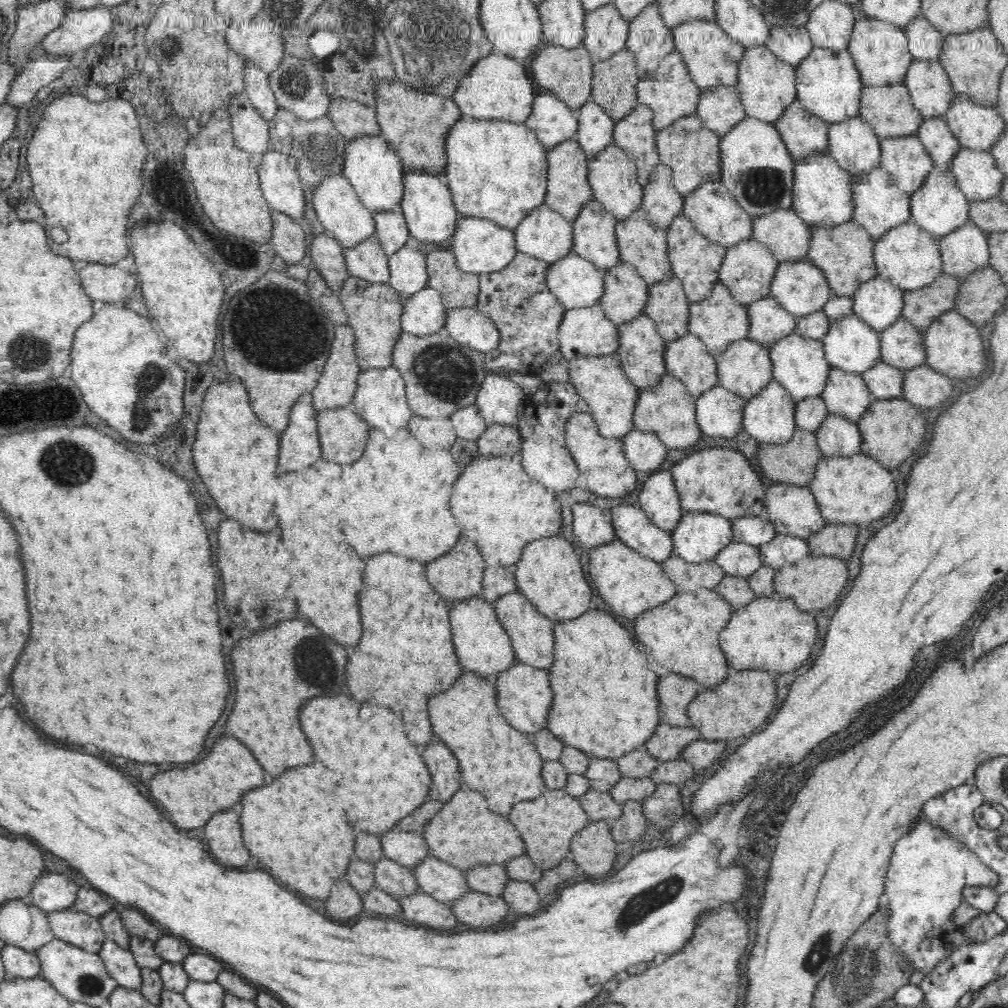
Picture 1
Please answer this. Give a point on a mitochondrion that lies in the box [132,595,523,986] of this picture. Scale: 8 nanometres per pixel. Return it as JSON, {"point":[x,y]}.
{"point":[316,667]}

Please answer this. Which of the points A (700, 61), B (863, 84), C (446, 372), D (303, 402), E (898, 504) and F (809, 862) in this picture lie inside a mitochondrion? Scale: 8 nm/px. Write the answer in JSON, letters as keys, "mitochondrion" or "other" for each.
{"A":"other","B":"other","C":"mitochondrion","D":"other","E":"other","F":"other"}

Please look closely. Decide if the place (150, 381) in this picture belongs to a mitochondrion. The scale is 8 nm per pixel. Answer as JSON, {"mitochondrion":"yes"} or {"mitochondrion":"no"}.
{"mitochondrion":"yes"}

